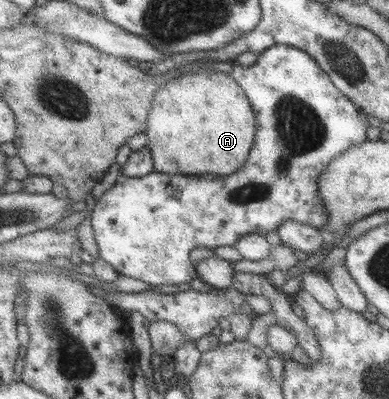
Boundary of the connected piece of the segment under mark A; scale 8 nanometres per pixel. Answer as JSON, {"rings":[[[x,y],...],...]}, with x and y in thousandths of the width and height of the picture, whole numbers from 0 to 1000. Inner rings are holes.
{"rings":[[[519,173],[452,188],[401,223],[378,286],[373,368],[386,378],[391,429],[422,439],[483,439],[504,446],[573,446],[607,431],[653,351],[653,283],[630,231],[584,183]]]}

